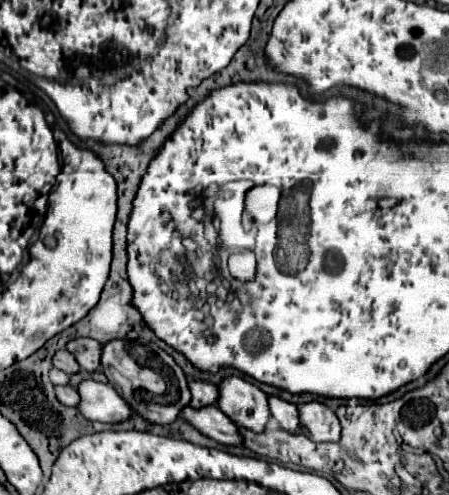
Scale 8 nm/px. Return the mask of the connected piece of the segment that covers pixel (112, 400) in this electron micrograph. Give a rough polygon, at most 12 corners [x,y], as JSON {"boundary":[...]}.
{"boundary":[[89,378],[79,382],[77,410],[87,420],[115,424],[129,404]]}

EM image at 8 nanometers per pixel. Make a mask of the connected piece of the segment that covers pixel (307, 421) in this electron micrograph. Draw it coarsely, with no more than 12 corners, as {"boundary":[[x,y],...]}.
{"boundary":[[323,402],[297,406],[303,434],[335,442],[339,418]]}

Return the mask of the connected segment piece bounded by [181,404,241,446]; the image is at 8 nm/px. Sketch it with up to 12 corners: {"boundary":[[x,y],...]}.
{"boundary":[[217,404],[185,406],[181,418],[201,434],[241,446],[237,426]]}

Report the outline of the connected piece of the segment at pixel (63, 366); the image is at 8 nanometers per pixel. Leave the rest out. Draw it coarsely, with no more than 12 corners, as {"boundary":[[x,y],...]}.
{"boundary":[[67,350],[53,354],[53,366],[75,374],[81,368]]}

